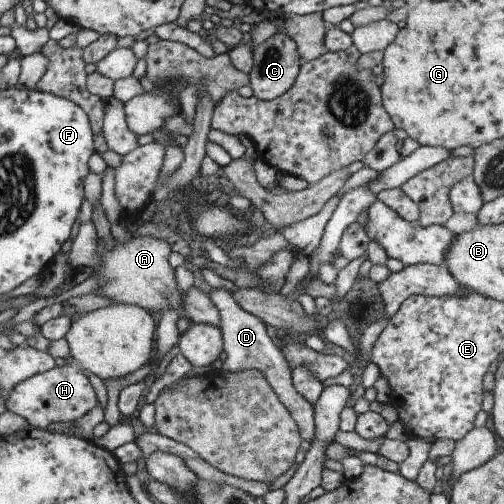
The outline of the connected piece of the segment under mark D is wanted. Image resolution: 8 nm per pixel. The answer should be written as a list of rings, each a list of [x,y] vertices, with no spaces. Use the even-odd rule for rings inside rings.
[[[213,288],[208,296],[214,301],[215,306],[219,308],[223,318],[221,329],[224,335],[224,352],[227,354],[227,358],[218,372],[221,372],[221,374],[227,374],[227,372],[235,374],[235,372],[243,372],[243,370],[250,370],[251,368],[261,370],[265,374],[265,378],[269,380],[269,384],[273,386],[273,390],[279,394],[281,402],[293,414],[293,418],[295,418],[299,426],[299,433],[303,438],[303,442],[306,446],[310,445],[313,434],[315,434],[312,405],[299,396],[299,392],[297,392],[297,388],[293,384],[289,360],[285,358],[283,350],[279,350],[277,344],[273,342],[273,338],[269,336],[265,322],[253,314],[245,312],[241,308],[241,304],[235,300],[235,296],[231,296],[231,291],[225,290],[225,288]]]

